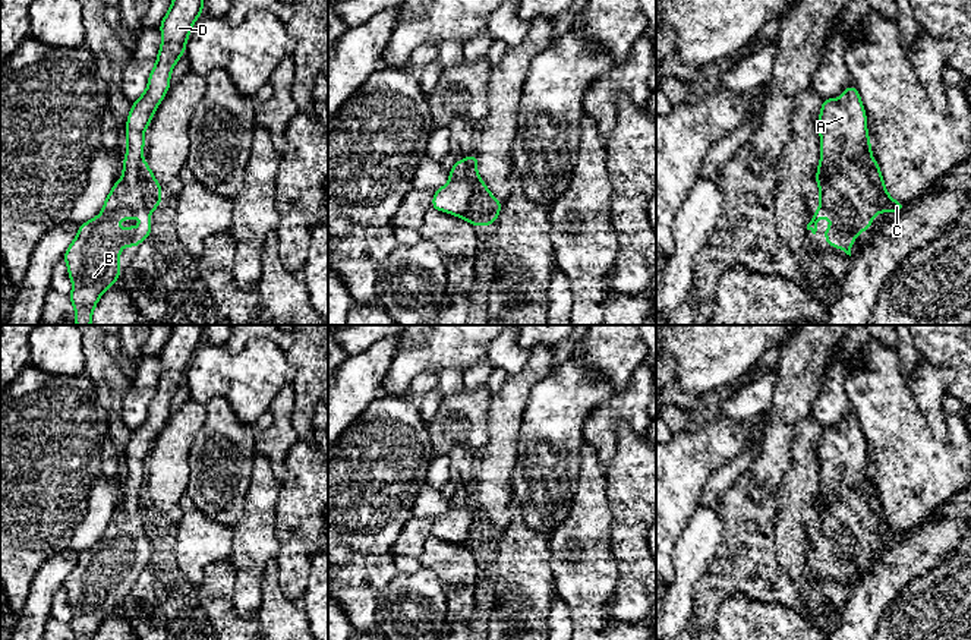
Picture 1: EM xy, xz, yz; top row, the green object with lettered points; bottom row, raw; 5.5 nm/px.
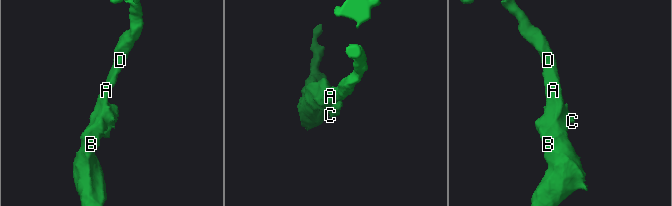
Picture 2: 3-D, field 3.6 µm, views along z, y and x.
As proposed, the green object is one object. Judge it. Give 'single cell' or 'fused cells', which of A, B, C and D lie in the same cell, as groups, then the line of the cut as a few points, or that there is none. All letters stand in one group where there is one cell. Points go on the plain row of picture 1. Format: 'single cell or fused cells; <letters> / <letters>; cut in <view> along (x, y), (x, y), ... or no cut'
single cell; A B C D; no cut

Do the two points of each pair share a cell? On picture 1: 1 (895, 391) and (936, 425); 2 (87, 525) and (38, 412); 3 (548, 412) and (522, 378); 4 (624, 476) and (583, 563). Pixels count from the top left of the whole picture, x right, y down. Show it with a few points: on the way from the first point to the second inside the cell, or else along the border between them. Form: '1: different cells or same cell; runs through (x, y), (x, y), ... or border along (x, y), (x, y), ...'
1: different cells; border along (907, 384), (926, 419), (929, 431), (943, 443)
2: different cells; border along (94, 484), (85, 514), (68, 547)
3: different cells; border along (554, 365), (533, 385), (522, 423)
4: different cells; border along (604, 475), (611, 511), (609, 544)

